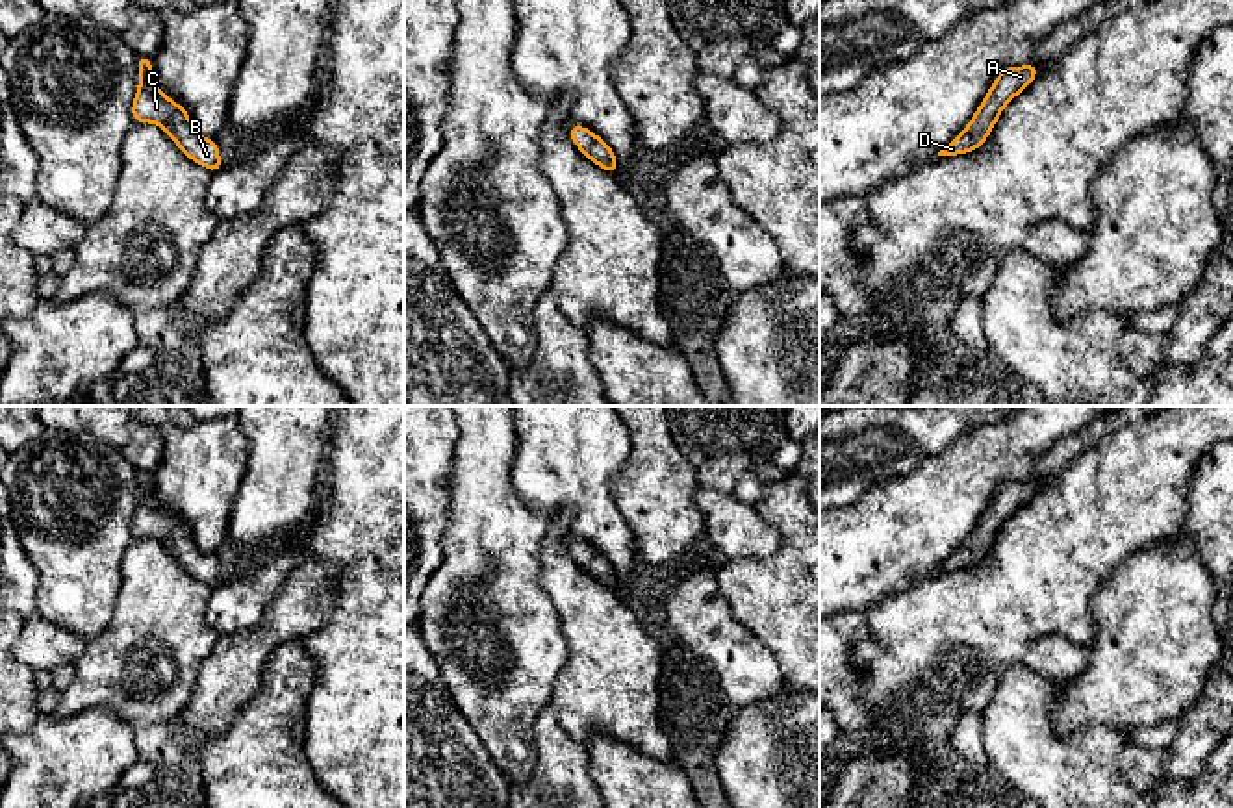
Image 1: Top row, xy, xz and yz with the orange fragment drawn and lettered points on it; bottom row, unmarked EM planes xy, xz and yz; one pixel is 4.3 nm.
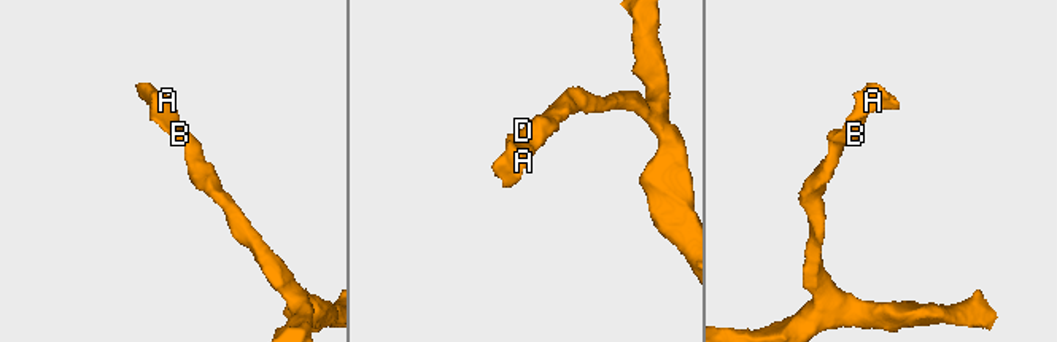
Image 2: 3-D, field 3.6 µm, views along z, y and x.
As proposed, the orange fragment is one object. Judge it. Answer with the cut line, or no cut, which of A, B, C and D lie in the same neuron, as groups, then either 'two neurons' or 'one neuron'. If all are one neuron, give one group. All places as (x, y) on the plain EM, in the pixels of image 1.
no cut | A B C D | one neuron

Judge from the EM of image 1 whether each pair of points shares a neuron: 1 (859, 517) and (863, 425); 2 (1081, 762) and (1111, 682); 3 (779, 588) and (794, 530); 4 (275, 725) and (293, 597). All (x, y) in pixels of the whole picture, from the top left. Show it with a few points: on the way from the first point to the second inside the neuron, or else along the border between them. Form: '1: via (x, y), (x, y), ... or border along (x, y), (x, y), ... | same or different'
1: border along (898, 475), (876, 482), (838, 508) | different
2: border along (1052, 723), (1055, 734), (1091, 725), (1124, 734) | different
3: via (794, 573), (794, 545) | same
4: border along (301, 638), (282, 642), (271, 653), (262, 679) | different

